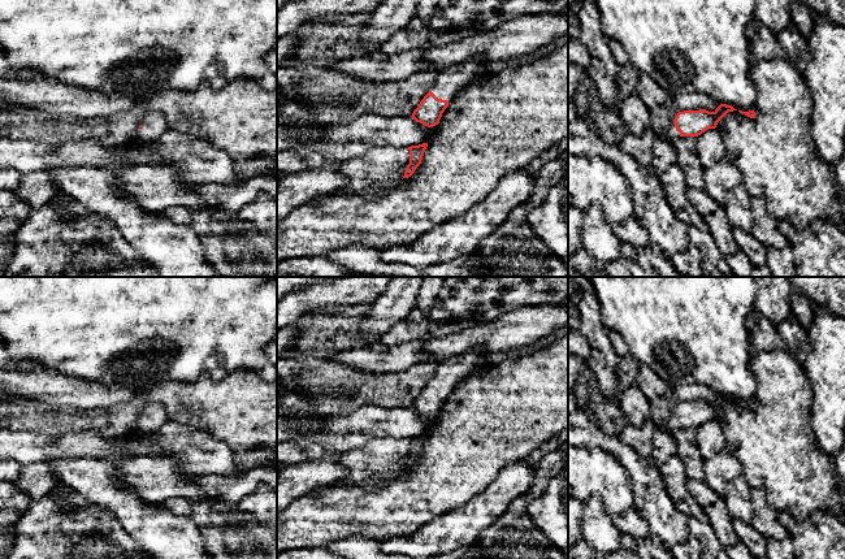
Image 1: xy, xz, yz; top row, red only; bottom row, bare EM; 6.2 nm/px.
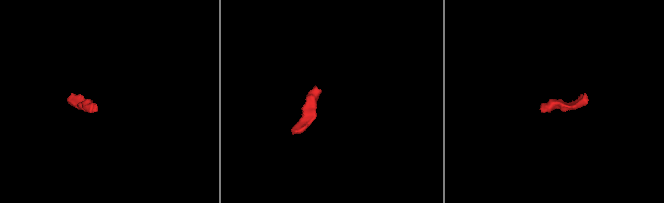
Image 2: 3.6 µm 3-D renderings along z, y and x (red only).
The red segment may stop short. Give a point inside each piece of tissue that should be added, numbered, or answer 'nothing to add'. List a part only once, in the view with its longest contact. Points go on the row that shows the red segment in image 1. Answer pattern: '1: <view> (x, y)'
1: xz (450, 79)

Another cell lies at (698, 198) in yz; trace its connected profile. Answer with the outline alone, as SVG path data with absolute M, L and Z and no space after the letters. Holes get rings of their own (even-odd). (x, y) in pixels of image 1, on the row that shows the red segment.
M688 188L688 199L701 216L706 217L715 212L720 205L706 192L705 188Z

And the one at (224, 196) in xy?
M256 176L242 185L203 183L195 185L200 203L205 208L222 209L231 213L260 195L277 198L277 176Z

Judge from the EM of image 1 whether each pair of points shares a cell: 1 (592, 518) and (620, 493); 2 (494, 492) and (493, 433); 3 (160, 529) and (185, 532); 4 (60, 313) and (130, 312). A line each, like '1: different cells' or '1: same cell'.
1: different cells
2: different cells
3: same cell
4: same cell

